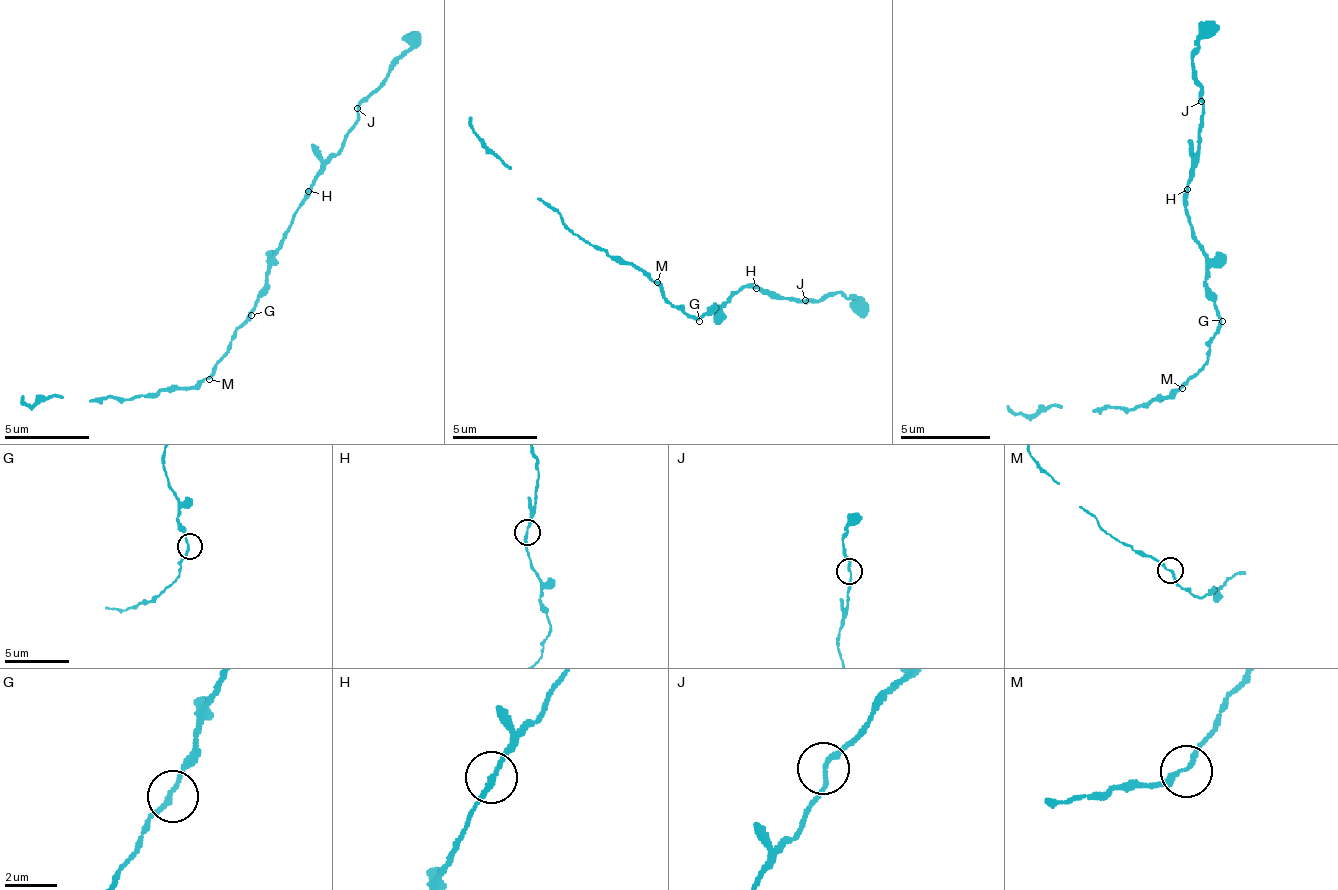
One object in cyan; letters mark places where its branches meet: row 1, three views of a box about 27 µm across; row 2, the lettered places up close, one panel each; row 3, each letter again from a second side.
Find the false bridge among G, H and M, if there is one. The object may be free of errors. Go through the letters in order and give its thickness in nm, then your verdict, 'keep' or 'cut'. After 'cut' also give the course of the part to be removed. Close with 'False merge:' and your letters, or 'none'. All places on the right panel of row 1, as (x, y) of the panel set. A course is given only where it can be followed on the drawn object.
G: 170 nm | keep
H: 180 nm | keep
M: 180 nm | keep
False merge: none

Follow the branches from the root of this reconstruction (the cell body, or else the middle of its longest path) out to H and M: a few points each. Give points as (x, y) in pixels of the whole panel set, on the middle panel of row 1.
H: (695, 316), (725, 303), (742, 286), (755, 286)
M: (695, 316), (678, 308), (657, 282)

